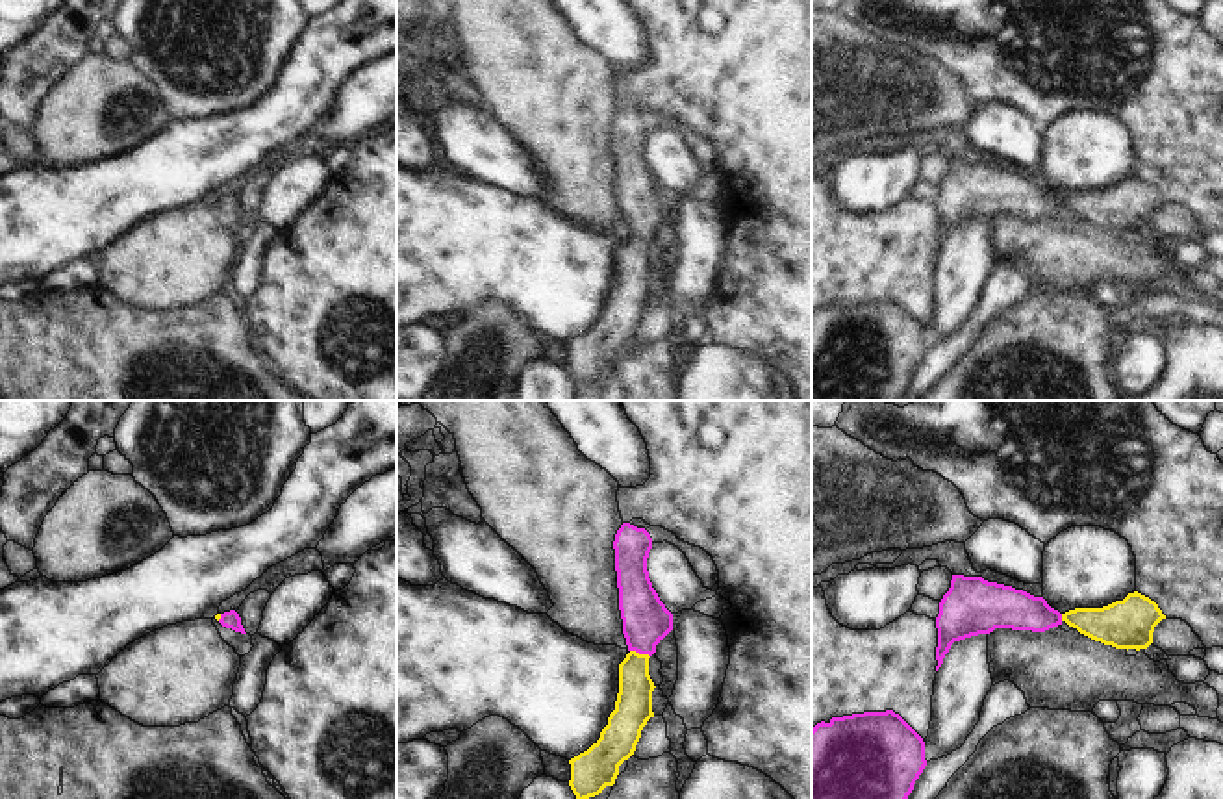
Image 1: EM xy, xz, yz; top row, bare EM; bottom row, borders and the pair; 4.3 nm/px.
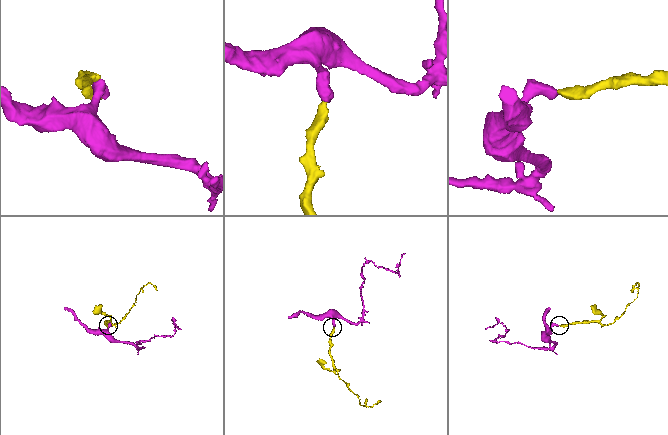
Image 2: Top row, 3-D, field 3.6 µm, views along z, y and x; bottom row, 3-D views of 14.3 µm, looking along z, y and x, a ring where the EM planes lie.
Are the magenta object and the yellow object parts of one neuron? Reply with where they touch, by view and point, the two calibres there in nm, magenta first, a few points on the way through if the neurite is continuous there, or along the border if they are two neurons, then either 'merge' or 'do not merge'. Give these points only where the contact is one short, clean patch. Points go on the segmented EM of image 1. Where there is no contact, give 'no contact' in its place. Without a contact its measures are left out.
meets magenta in xz at (640, 653); 200 nm thick on the magenta side, 160 nm on the other; runs through xz (645, 620), (640, 653), (634, 668), (634, 701); merge

